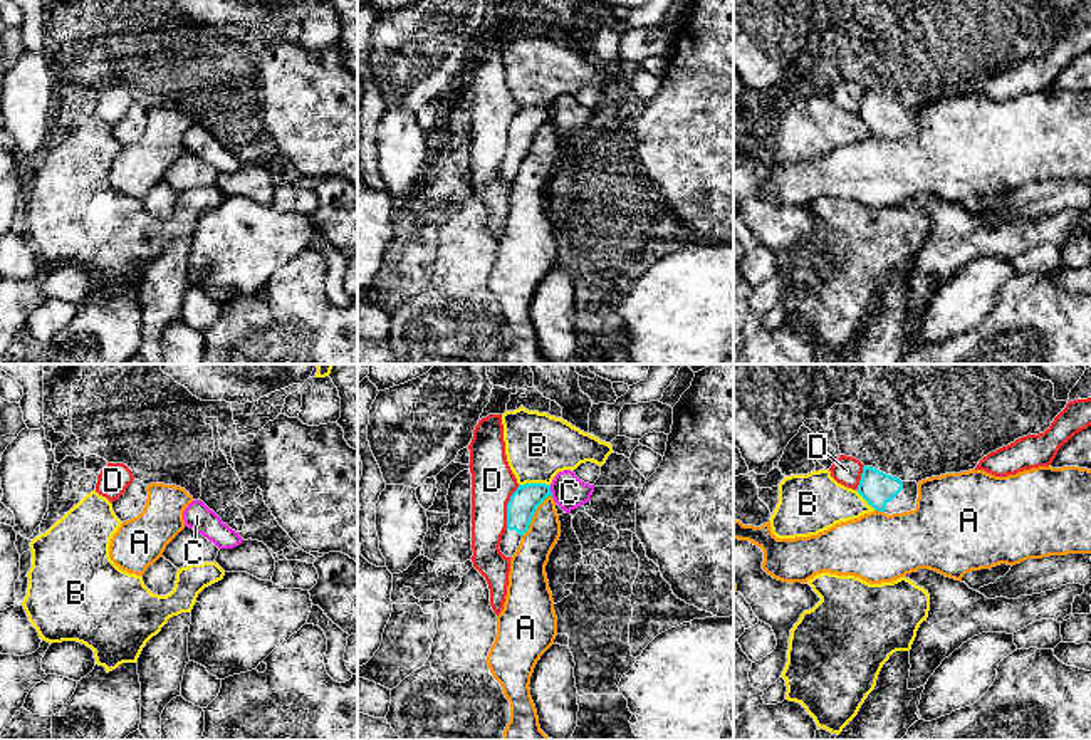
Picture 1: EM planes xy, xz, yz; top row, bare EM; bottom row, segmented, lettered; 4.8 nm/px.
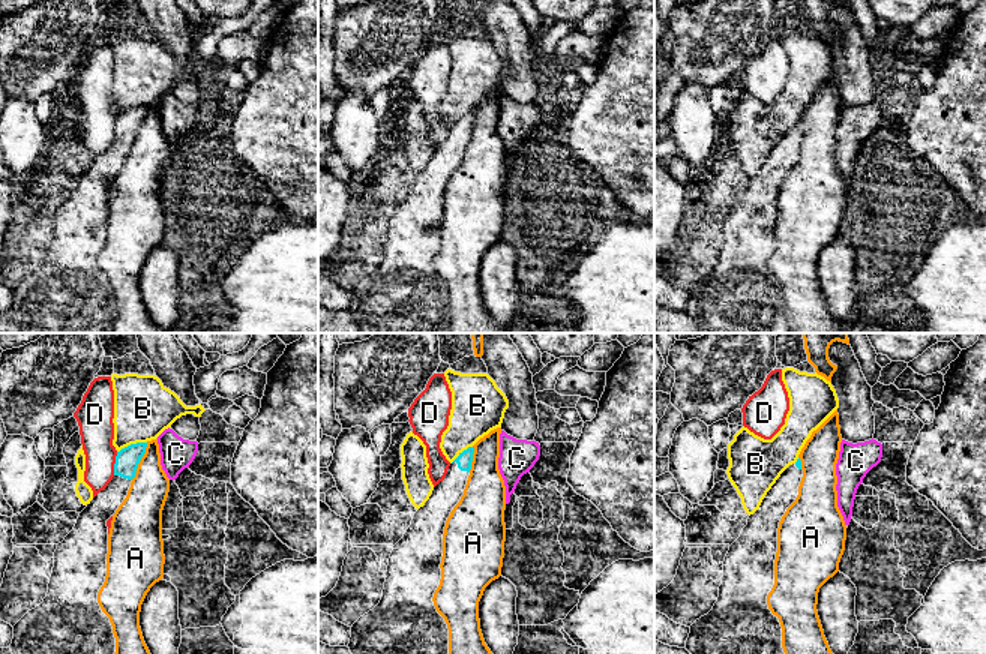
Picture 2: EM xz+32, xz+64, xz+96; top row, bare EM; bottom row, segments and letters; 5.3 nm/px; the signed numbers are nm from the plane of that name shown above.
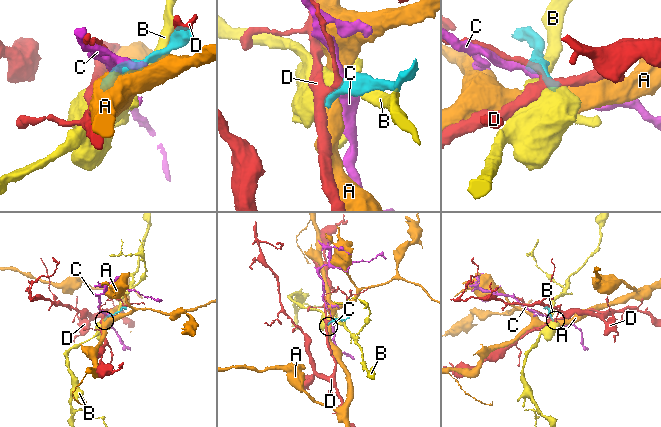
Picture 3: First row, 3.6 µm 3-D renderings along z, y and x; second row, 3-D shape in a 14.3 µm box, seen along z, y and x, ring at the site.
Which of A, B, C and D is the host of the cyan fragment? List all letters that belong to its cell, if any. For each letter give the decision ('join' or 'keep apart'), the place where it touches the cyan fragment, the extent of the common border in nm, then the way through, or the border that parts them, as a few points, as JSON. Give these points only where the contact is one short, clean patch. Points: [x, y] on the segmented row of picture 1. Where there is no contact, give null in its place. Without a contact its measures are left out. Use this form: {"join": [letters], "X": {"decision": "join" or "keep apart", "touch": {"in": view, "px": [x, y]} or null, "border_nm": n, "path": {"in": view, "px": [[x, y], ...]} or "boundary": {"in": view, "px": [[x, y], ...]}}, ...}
{"join": [], "A": {"decision": "keep apart", "touch": {"in": "xz", "px": [532, 515]}, "border_nm": 240, "boundary": {"in": "xz", "px": [[551, 495], [537, 507], [529, 529], [522, 536]]}}, "B": {"decision": "keep apart", "touch": {"in": "xz", "px": [534, 484]}, "border_nm": 150}, "C": {"decision": "keep apart", "touch": {"in": "xz", "px": [549, 490]}, "border_nm": 60, "boundary": {"in": "xz", "px": [[549, 485], [553, 495]]}}, "D": {"decision": "keep apart", "touch": {"in": "xz", "px": [507, 507]}, "border_nm": 220}}

